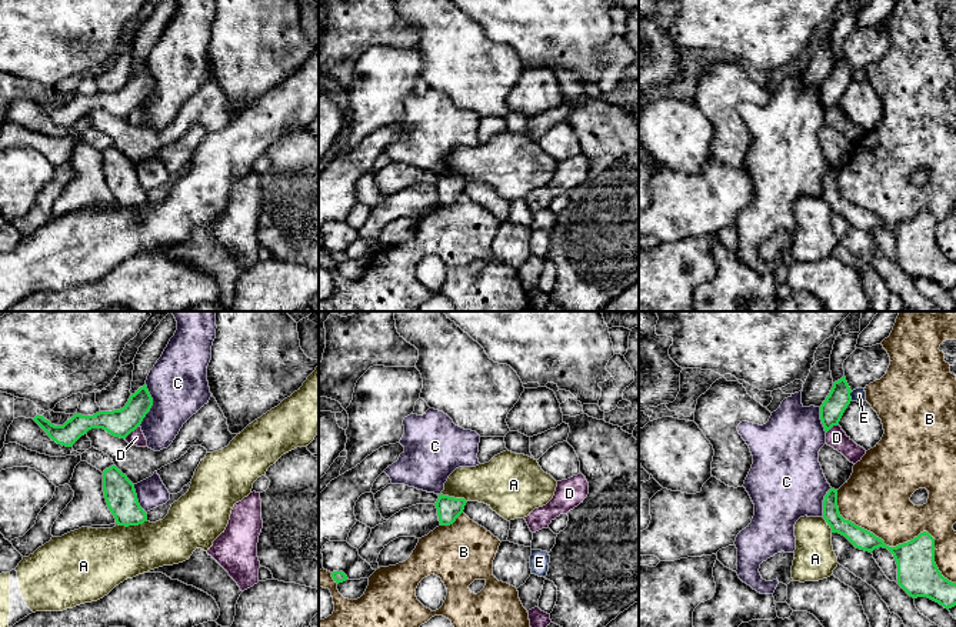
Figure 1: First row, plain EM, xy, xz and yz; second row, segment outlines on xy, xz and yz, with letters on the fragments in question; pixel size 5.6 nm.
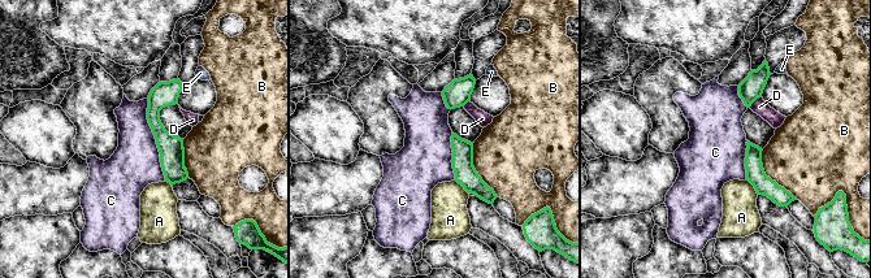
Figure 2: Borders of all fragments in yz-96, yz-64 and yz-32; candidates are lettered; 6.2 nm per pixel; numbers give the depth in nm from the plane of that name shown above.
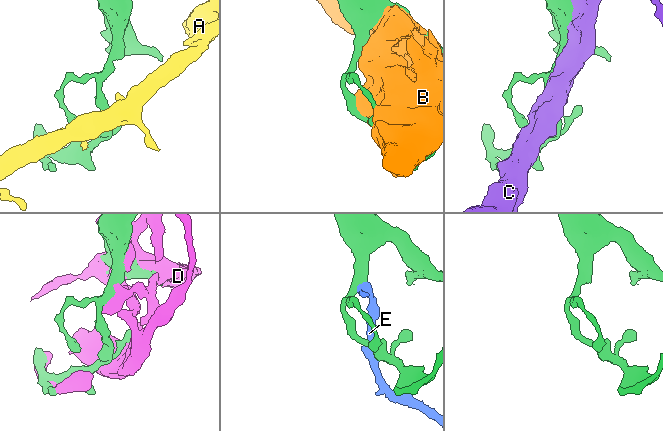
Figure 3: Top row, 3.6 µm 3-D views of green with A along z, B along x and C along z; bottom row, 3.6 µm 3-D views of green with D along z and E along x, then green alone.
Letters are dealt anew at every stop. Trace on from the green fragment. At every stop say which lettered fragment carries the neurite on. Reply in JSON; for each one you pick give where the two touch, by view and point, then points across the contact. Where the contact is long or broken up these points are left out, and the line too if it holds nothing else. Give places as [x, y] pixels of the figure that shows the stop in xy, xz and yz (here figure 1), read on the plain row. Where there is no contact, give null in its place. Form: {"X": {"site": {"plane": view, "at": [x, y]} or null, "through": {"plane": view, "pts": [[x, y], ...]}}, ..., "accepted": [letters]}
{"accepted": []}

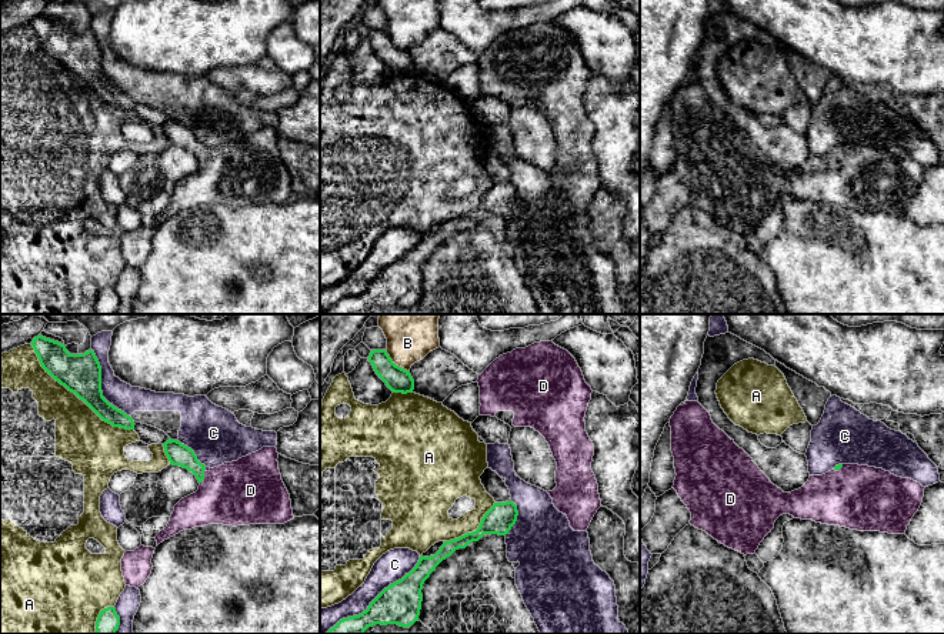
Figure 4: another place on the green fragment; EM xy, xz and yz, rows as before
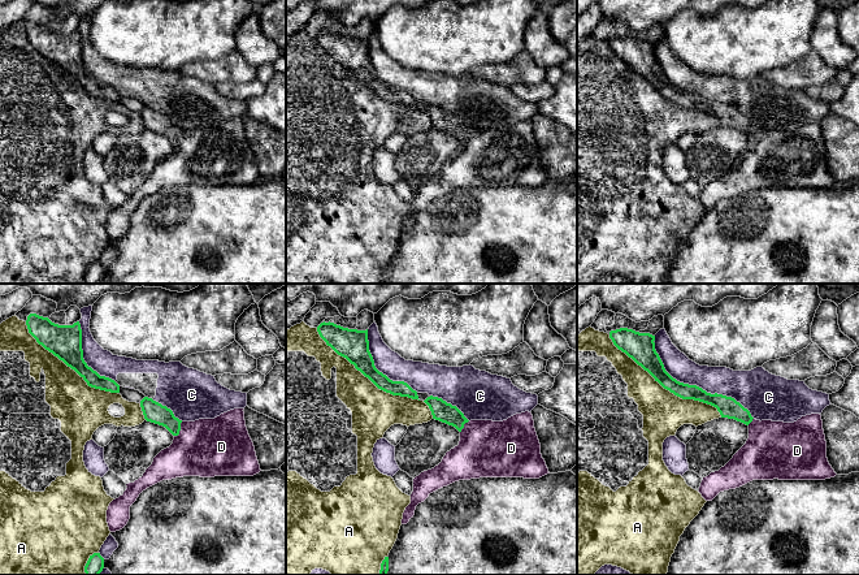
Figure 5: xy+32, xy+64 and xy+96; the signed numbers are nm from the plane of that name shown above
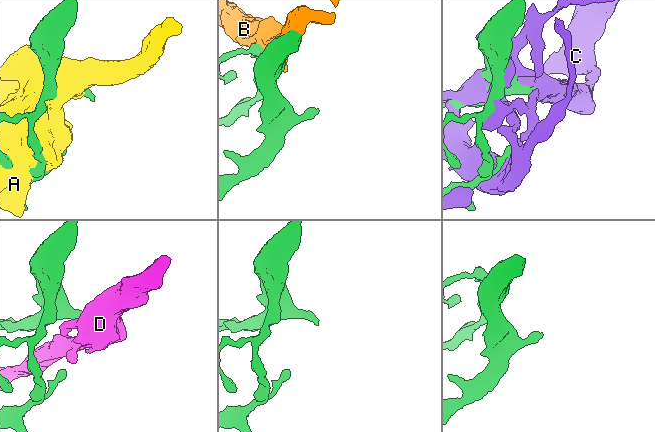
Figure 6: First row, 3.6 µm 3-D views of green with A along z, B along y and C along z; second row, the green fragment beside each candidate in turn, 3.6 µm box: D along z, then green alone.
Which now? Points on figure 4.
{"D": {"site": {"plane": "xy", "at": [203, 156]}, "through": {"plane": "xy", "pts": [[179, 134], [203, 156], [226, 173], [240, 173]]}}, "accepted": ["D"]}

